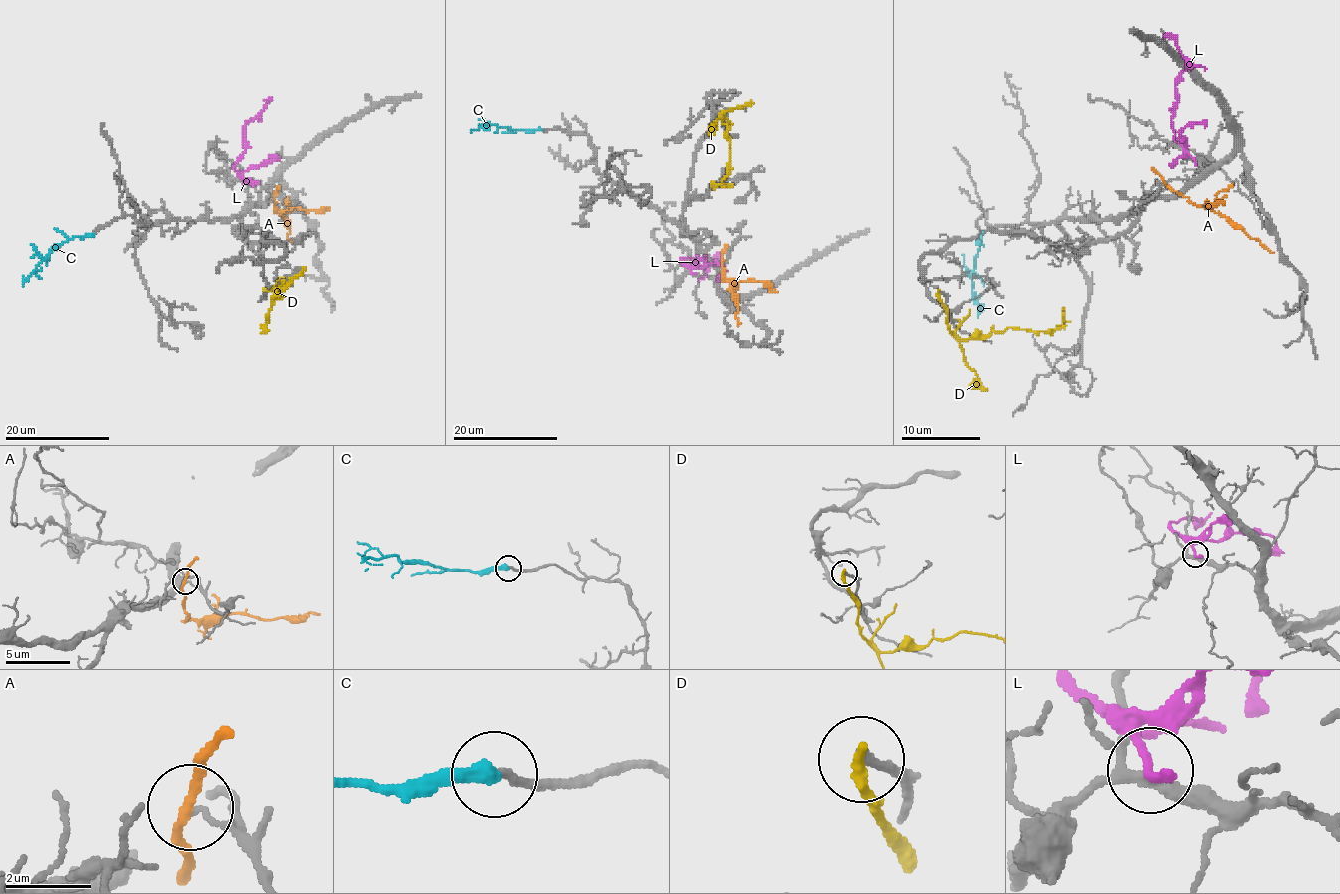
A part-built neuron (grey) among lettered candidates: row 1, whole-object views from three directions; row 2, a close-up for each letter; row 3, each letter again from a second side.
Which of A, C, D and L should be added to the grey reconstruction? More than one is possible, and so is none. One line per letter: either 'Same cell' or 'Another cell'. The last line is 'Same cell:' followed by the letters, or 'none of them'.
A: Another cell
C: Same cell
D: Another cell
L: Another cell
Same cell: C

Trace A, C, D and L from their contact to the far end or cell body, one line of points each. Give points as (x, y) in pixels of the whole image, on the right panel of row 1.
A: (1165, 181), (1193, 203), (1224, 215), (1274, 252)
C: (977, 240), (979, 246), (971, 276), (971, 298), (981, 309), (983, 303)
D: (938, 292), (948, 315), (948, 327), (961, 339), (987, 337), (1009, 327), (1044, 331), (1058, 329), (1062, 307)
L: (1195, 159), (1175, 136), (1171, 116), (1175, 112), (1175, 80), (1185, 68), (1185, 57), (1179, 47), (1163, 35)

